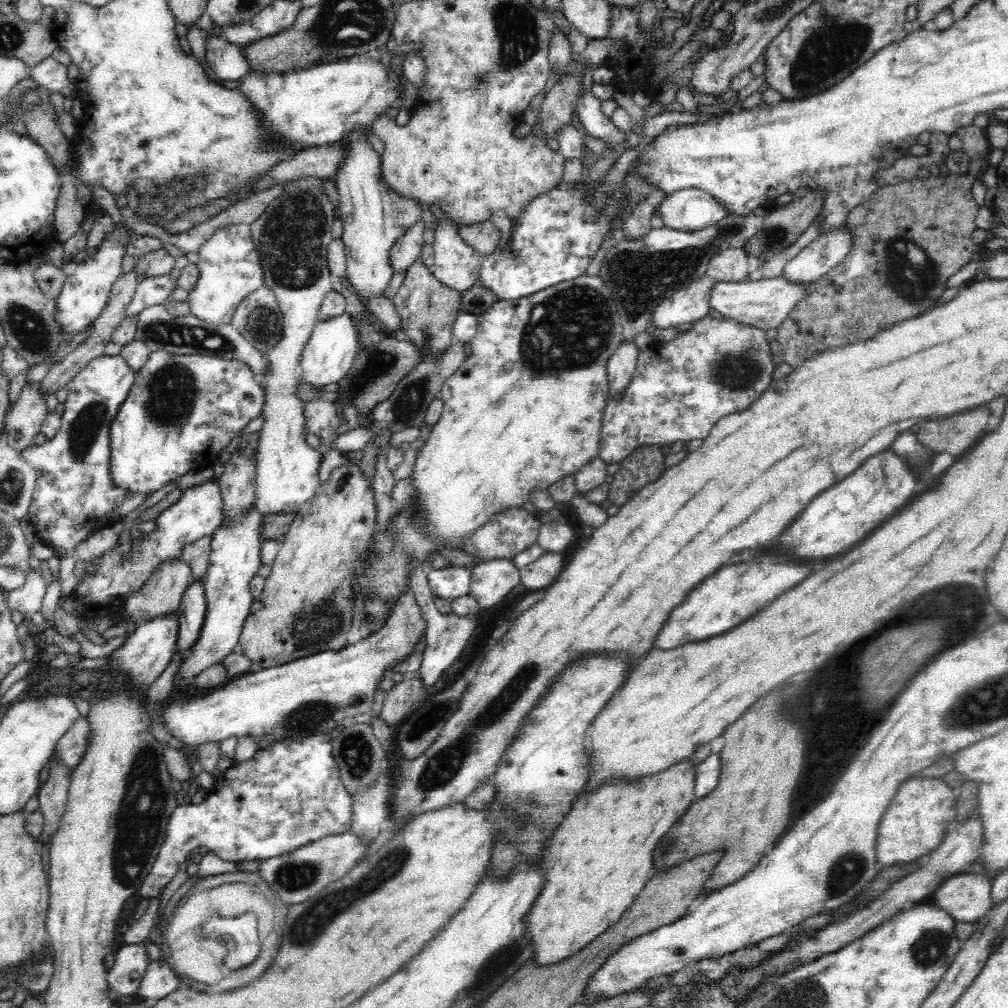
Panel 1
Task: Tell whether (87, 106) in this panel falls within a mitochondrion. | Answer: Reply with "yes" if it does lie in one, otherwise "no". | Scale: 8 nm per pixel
no

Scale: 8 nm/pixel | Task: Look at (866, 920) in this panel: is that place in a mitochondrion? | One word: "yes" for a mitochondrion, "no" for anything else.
no

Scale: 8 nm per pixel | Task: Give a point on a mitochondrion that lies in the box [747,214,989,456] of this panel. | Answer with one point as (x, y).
(909, 273)

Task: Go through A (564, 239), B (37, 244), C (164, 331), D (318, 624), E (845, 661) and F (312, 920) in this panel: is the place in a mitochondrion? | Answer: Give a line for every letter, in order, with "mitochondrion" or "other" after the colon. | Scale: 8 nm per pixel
A: other
B: other
C: mitochondrion
D: mitochondrion
E: other
F: mitochondrion

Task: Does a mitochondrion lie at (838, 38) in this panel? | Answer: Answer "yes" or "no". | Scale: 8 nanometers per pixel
yes

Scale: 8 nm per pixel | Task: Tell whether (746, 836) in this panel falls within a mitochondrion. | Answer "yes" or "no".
no

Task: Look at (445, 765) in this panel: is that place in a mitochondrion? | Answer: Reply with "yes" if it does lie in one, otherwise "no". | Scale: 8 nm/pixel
yes

